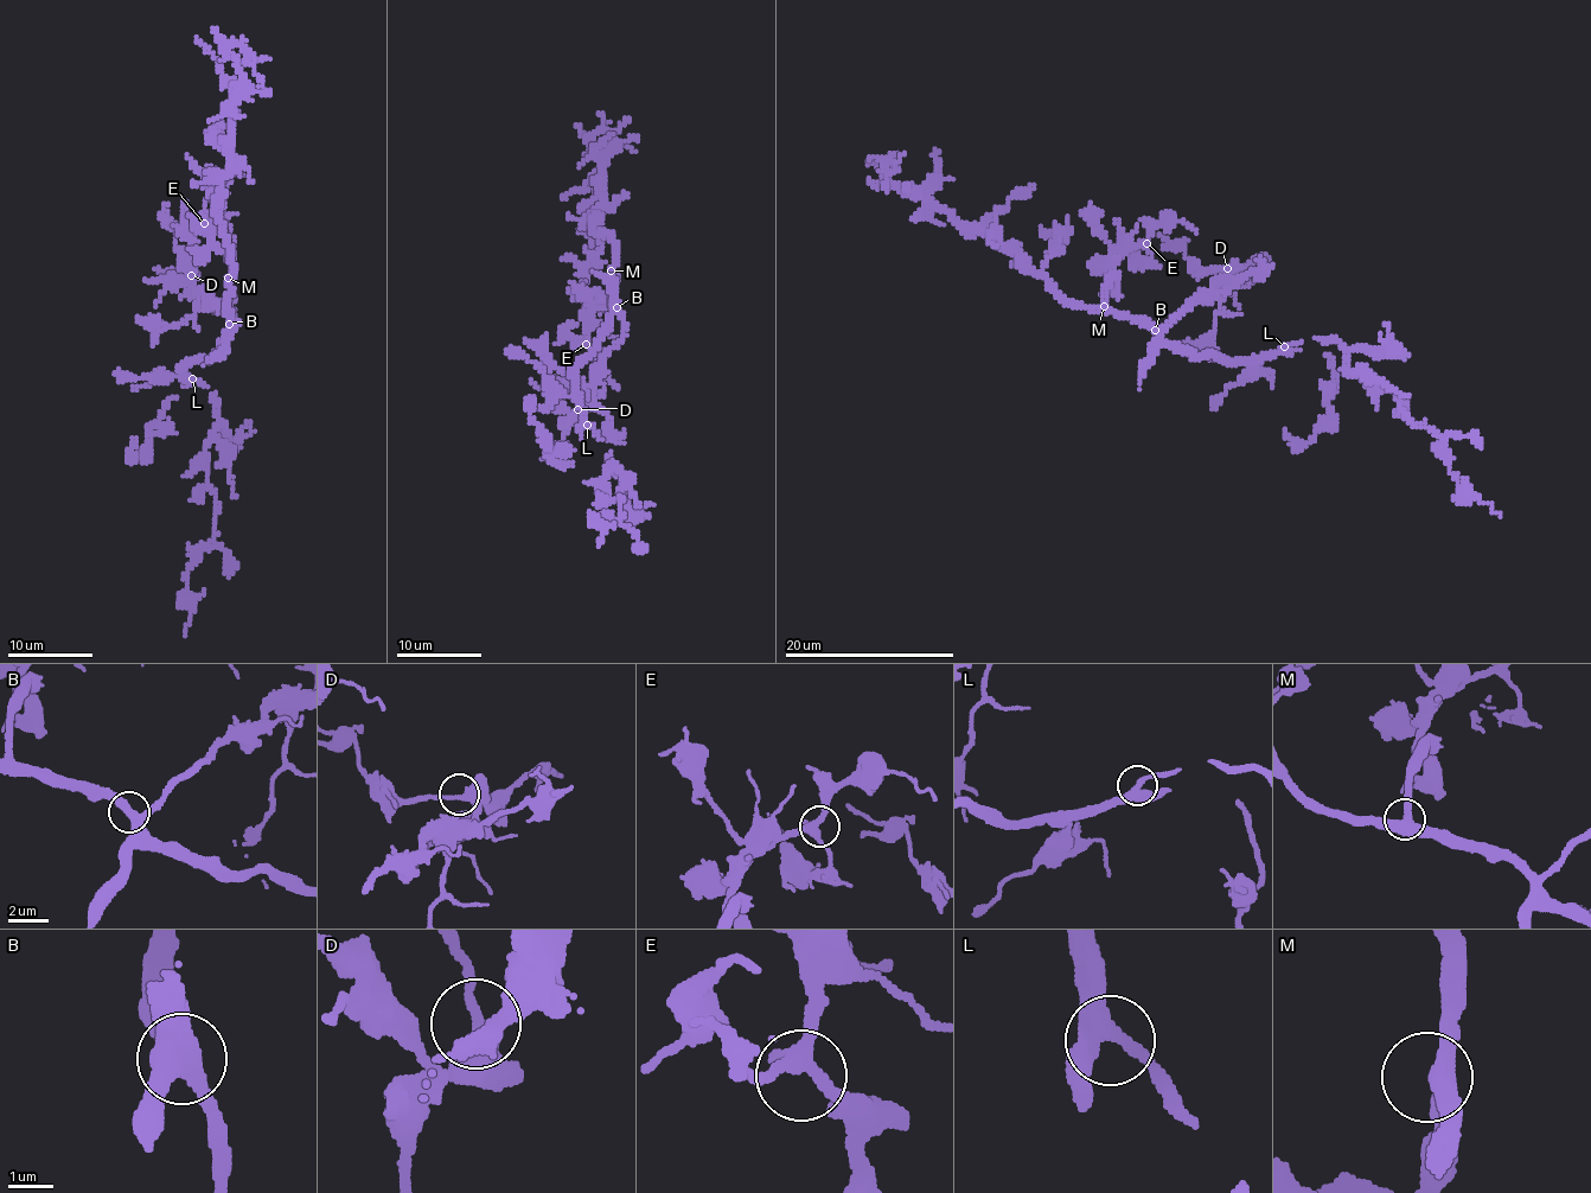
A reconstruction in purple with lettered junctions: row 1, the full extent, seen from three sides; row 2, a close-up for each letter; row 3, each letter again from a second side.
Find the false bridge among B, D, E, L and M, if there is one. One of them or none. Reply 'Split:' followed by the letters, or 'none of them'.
Split: none of them

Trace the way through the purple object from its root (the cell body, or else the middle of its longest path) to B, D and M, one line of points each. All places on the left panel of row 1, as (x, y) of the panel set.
B: (217, 349), (229, 323)
D: (217, 349), (236, 319), (196, 289), (191, 275)
M: (217, 349), (227, 327), (228, 278)

